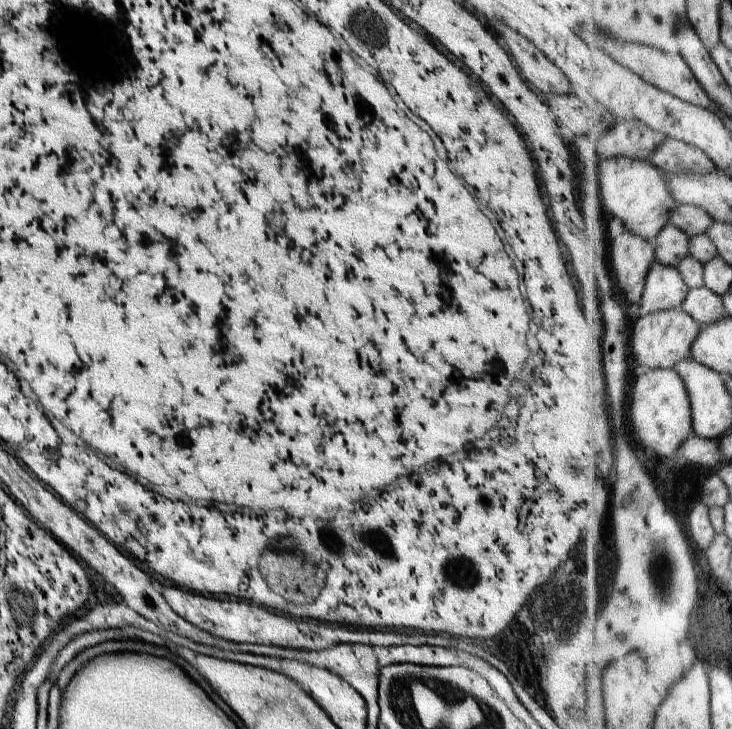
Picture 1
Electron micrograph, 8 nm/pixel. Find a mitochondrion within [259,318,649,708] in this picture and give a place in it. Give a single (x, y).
(396, 686)

